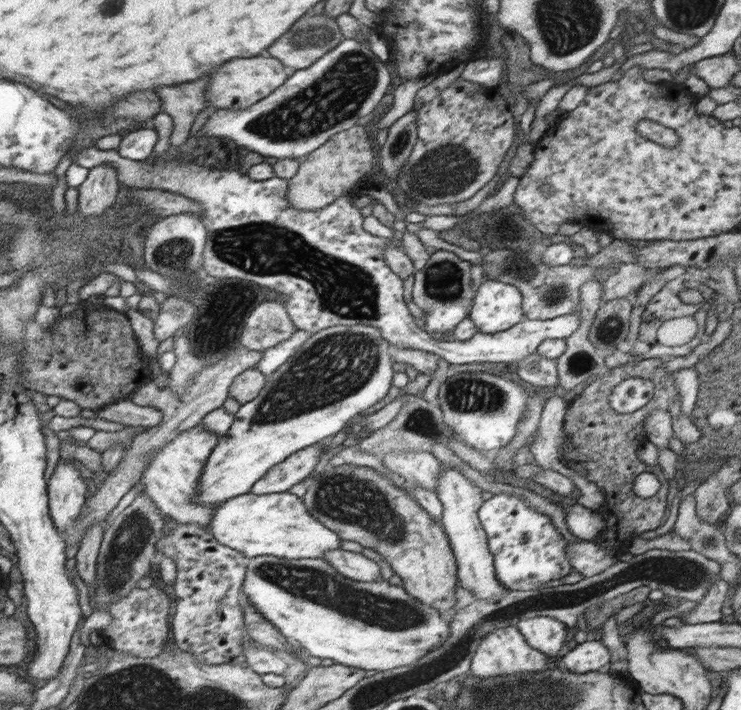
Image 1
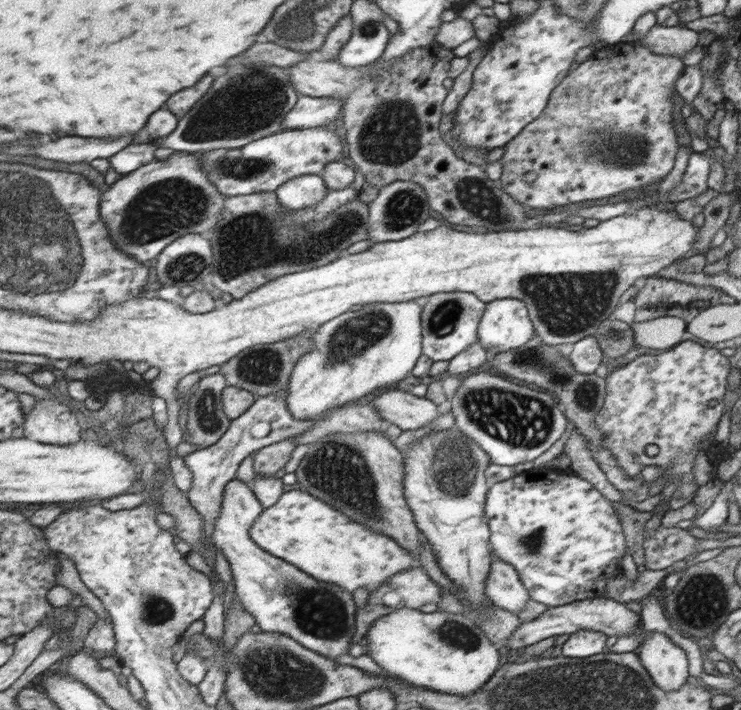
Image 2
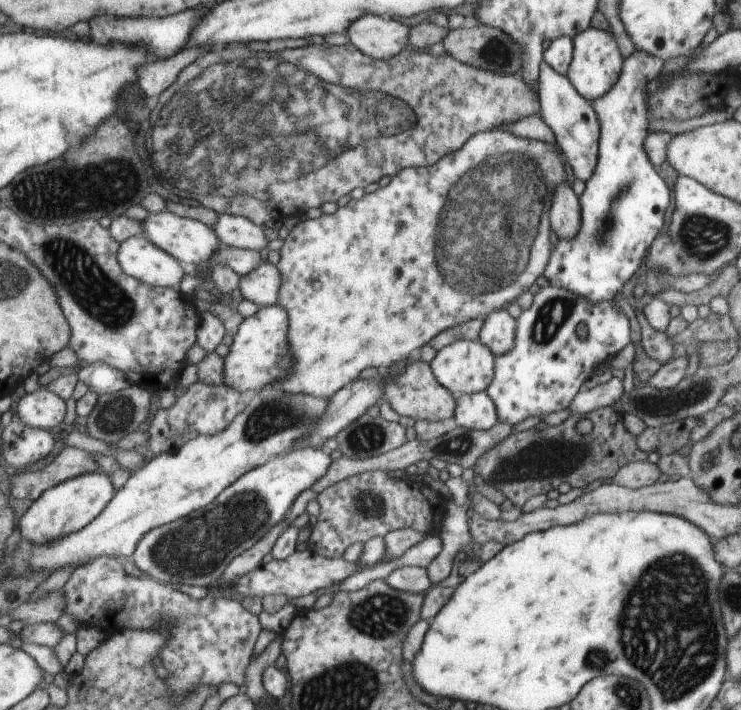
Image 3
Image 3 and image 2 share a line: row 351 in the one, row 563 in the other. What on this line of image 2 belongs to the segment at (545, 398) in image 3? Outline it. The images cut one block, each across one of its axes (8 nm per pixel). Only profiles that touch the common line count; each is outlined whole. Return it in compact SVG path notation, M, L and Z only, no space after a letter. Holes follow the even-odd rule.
M533 468L489 486L486 519L490 523L491 550L511 564L530 593L531 600L547 607L559 606L583 598L605 598L607 582L621 572L619 562L625 554L625 539L611 504L586 480L575 475L556 474Z

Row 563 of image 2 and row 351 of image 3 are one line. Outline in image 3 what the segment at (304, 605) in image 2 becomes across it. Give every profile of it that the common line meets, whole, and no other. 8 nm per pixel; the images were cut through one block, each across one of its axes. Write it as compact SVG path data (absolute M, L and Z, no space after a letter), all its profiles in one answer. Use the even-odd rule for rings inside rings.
M277 304L259 307L253 316L245 317L232 336L231 345L223 360L223 385L244 395L273 386L291 368L291 354L287 348L287 312Z

